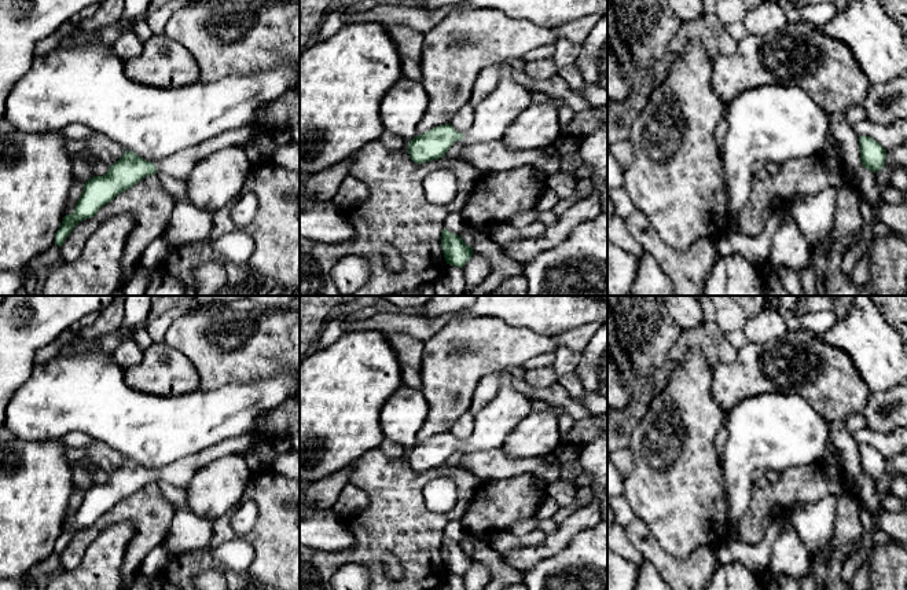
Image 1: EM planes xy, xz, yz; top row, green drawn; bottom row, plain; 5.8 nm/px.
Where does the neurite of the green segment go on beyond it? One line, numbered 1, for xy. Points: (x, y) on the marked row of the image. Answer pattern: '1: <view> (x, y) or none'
1: xy (179, 165)

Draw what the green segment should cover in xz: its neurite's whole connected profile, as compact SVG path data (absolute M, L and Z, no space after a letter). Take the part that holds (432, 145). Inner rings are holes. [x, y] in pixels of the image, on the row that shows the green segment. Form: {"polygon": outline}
{"polygon": "M503 66L496 88L475 106L474 122L464 135L455 131L451 124L436 127L408 142L411 160L416 164L423 164L443 158L458 140L462 140L464 144L500 140L517 117L532 105L532 92L526 87L515 83L511 72L511 66Z"}

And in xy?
{"polygon": "M250 128L225 131L203 143L172 154L157 165L126 150L115 164L109 166L106 175L93 176L84 184L74 212L63 217L55 234L55 243L60 248L77 223L93 217L100 208L144 177L164 172L186 182L198 162L224 147L246 146L253 136L254 132Z"}

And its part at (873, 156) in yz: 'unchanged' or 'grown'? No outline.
unchanged

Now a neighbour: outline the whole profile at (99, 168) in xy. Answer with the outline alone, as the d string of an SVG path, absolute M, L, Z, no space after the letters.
M81 150L73 157L87 162L91 166L93 176L103 176L109 171L109 165L106 165L102 160L99 160L93 153L89 153L87 150Z

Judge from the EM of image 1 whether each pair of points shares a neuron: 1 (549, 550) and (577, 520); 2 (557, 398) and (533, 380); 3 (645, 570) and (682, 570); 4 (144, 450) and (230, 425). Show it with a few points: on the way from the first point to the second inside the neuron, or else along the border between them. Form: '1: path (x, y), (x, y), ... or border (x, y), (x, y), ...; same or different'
1: path (554, 543), (570, 527); same
2: border (522, 377), (533, 388), (550, 387), (557, 381); different
3: border (645, 559), (661, 575); different
4: path (165, 429), (180, 425), (209, 425); same

